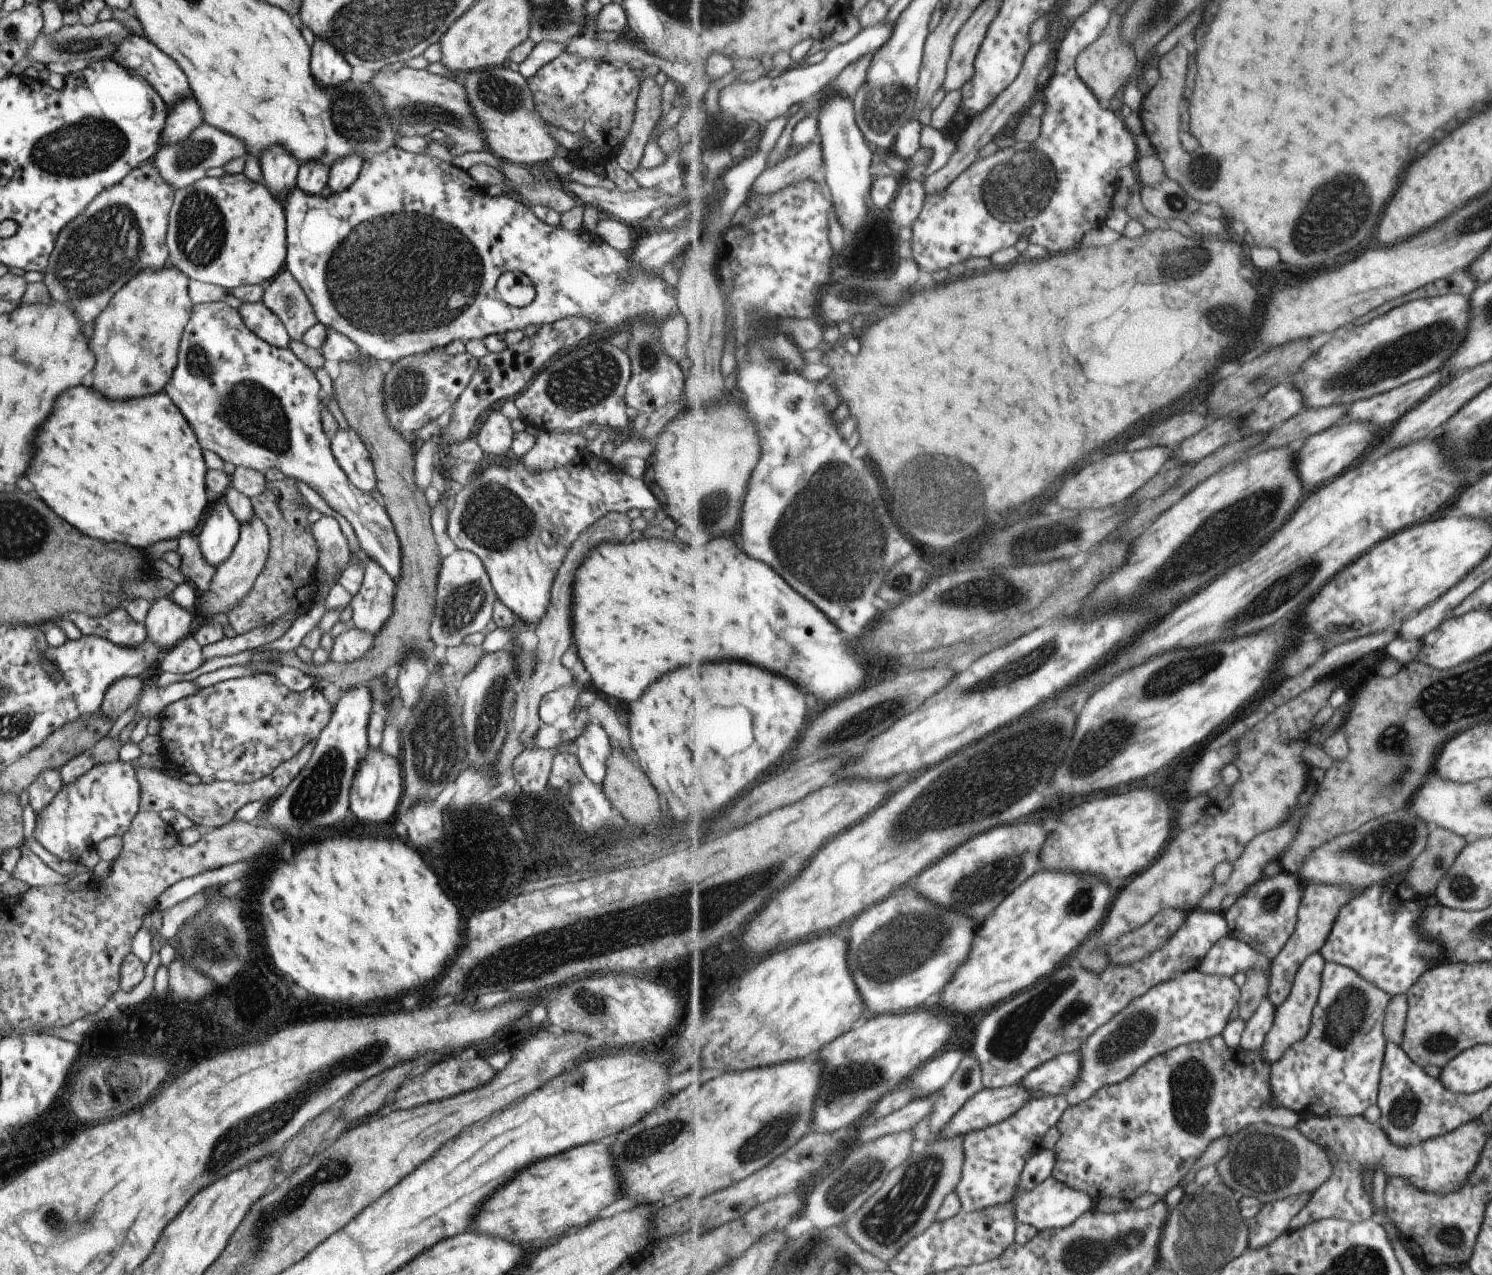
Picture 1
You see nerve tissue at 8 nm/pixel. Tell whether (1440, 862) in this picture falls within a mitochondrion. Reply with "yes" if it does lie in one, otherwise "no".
yes

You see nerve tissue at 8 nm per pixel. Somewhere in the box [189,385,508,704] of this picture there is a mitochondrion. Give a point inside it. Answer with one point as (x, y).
(460, 607)

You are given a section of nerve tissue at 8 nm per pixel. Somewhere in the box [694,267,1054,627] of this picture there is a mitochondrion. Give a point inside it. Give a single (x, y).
(809, 541)

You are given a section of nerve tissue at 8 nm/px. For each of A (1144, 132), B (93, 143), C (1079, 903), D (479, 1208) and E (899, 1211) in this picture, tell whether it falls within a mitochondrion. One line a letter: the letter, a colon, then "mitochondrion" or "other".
A: other
B: mitochondrion
C: mitochondrion
D: other
E: mitochondrion

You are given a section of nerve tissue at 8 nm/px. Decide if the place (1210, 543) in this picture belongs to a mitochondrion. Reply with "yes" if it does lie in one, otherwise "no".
yes

